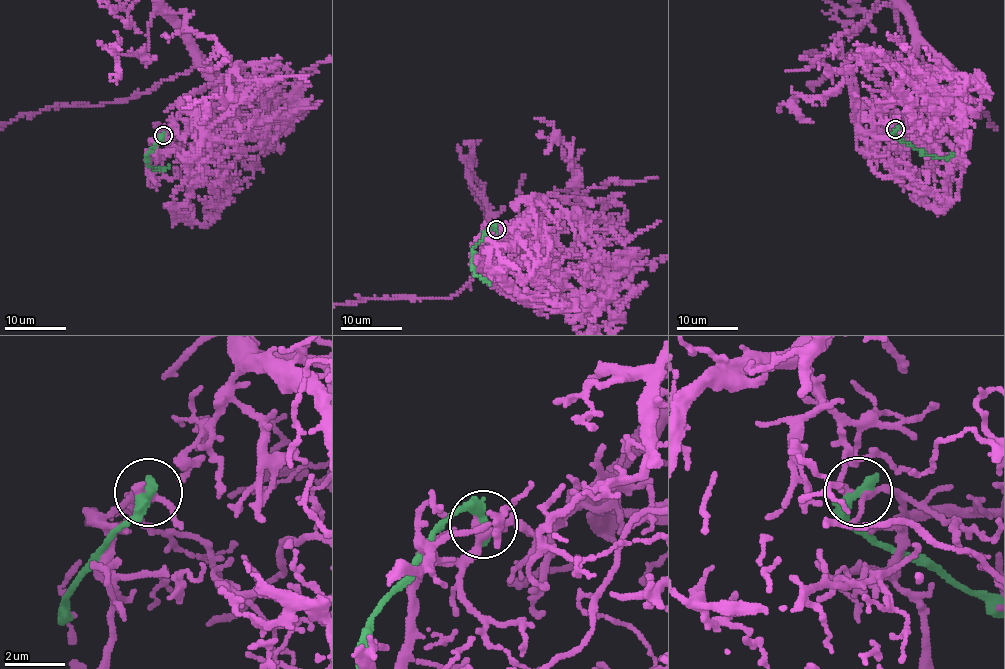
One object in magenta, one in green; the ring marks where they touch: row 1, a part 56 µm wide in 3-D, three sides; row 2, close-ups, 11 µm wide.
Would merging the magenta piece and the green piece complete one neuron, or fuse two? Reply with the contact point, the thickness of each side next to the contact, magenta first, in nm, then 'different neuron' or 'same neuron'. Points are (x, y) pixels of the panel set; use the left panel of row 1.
(163, 135) | 260/480 nm | different neuron

